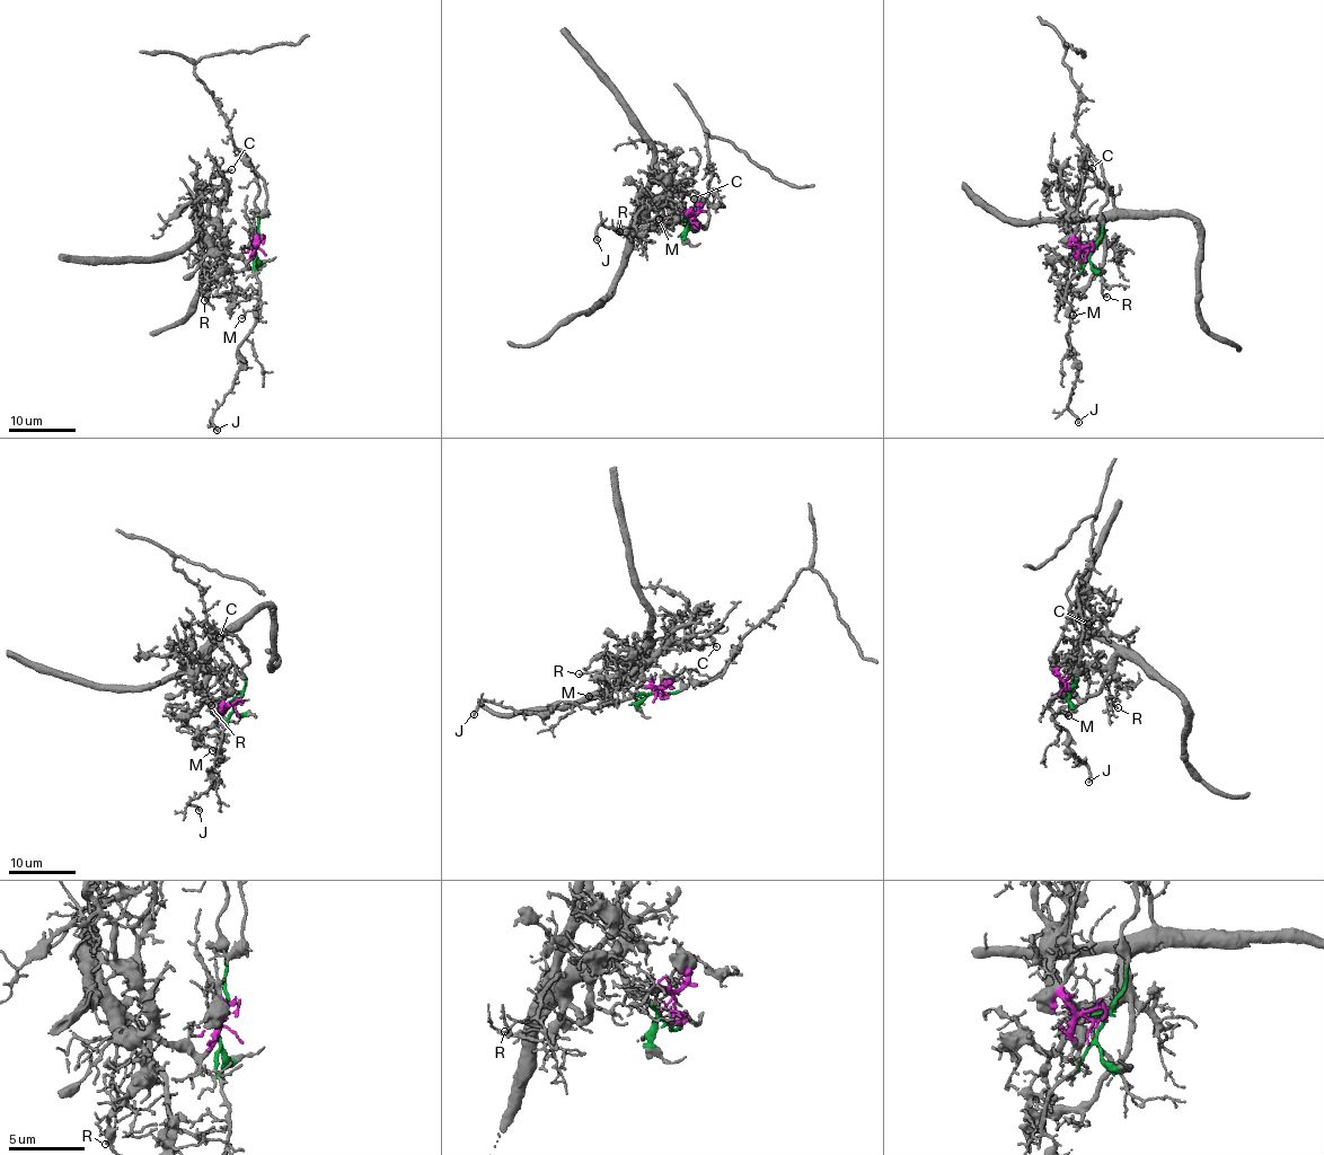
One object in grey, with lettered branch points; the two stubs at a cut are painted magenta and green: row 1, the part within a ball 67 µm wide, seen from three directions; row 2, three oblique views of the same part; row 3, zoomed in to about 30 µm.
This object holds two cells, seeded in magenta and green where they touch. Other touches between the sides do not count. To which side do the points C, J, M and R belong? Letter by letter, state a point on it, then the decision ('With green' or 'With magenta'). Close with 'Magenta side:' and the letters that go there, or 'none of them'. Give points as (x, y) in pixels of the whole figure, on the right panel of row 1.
C: Place: (1092, 168). With magenta
J: Place: (1078, 422). With green
M: Place: (1073, 315). With green
R: Place: (1106, 297). With magenta
Magenta side: C, R

